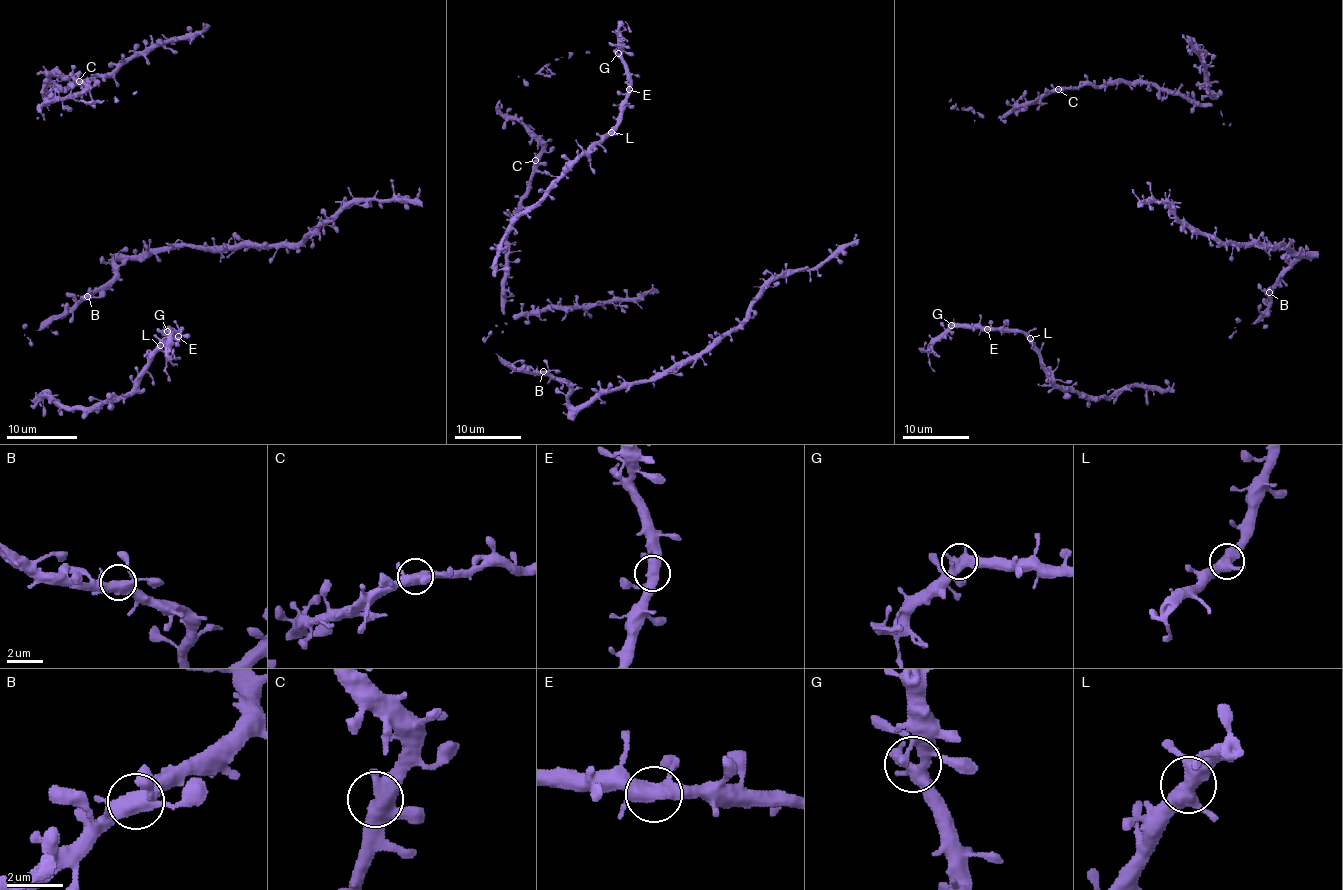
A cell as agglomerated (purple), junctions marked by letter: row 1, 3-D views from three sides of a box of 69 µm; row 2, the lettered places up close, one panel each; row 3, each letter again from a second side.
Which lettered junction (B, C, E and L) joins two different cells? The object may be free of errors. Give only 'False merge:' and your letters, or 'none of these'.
False merge: none of these

